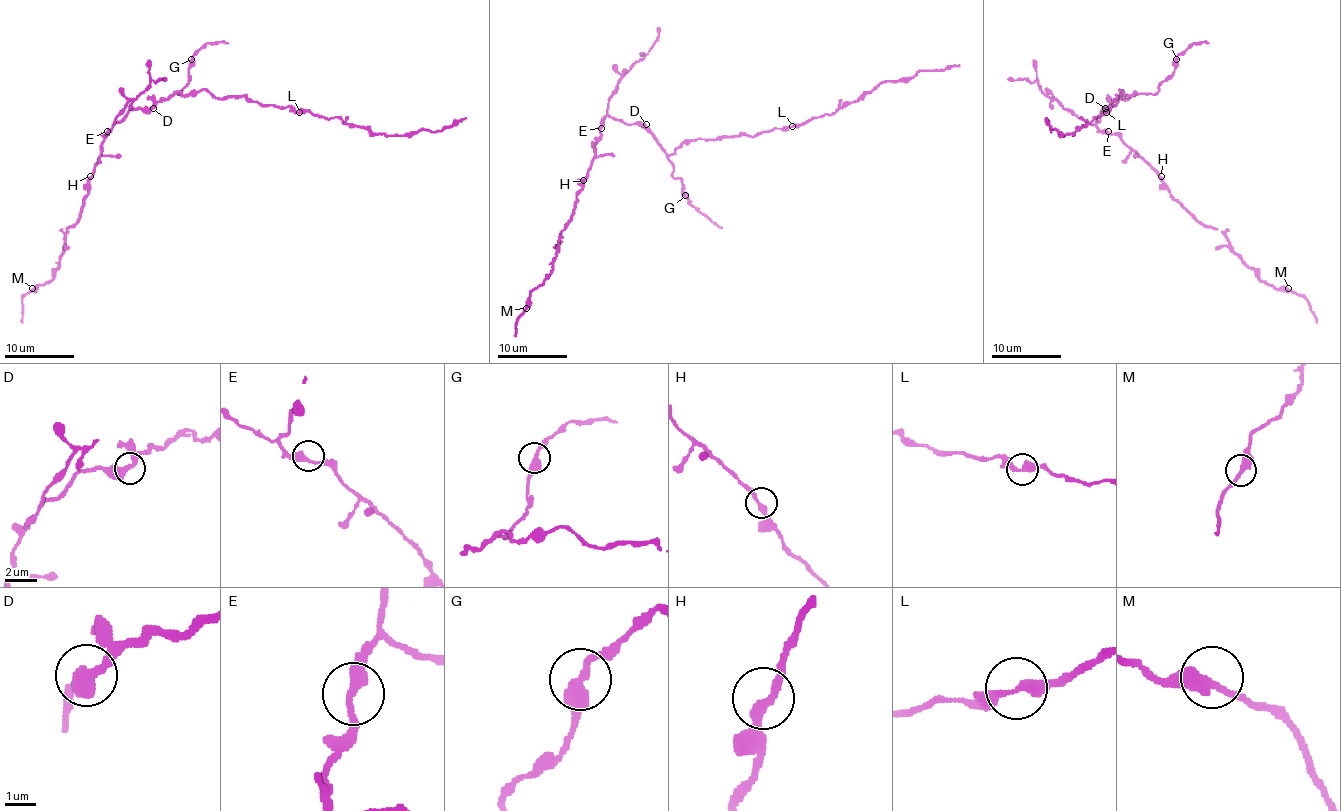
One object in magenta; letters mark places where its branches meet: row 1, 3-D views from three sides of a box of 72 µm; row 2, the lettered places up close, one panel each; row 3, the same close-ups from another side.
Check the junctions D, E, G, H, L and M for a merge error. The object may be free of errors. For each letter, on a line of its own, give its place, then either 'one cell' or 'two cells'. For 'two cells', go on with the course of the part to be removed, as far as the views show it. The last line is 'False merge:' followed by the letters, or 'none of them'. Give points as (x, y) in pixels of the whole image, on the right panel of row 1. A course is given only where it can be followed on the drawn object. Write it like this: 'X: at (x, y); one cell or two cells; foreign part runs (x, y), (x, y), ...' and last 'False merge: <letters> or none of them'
D: at (1105, 108); one cell
E: at (1108, 131); one cell
G: at (1176, 59); one cell
H: at (1161, 176); one cell
L: at (1106, 112); one cell
M: at (1288, 288); one cell
False merge: none of them

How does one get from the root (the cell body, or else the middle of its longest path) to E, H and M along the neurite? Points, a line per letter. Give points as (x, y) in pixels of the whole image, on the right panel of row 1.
E: (1107, 108), (1101, 112), (1096, 126), (1101, 131), (1108, 131)
H: (1107, 108), (1101, 112), (1096, 126), (1101, 131), (1114, 133), (1161, 176)
M: (1107, 108), (1096, 124), (1101, 131), (1114, 133), (1199, 222), (1222, 230), (1260, 279), (1288, 288)

